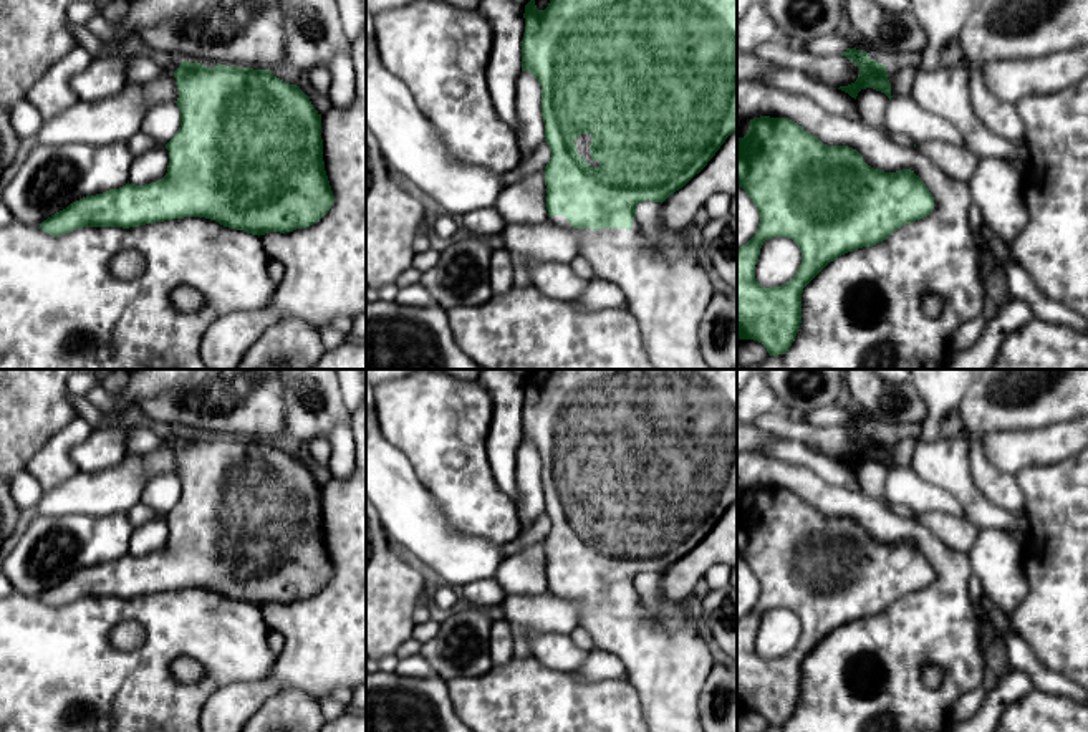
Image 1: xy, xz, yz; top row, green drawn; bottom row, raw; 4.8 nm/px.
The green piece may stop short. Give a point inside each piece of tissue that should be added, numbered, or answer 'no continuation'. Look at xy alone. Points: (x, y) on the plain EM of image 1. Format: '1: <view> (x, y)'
1: xy (325, 635)

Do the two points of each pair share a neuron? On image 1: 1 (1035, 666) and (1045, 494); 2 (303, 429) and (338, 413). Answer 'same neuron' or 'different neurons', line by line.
1: different neurons
2: same neuron

